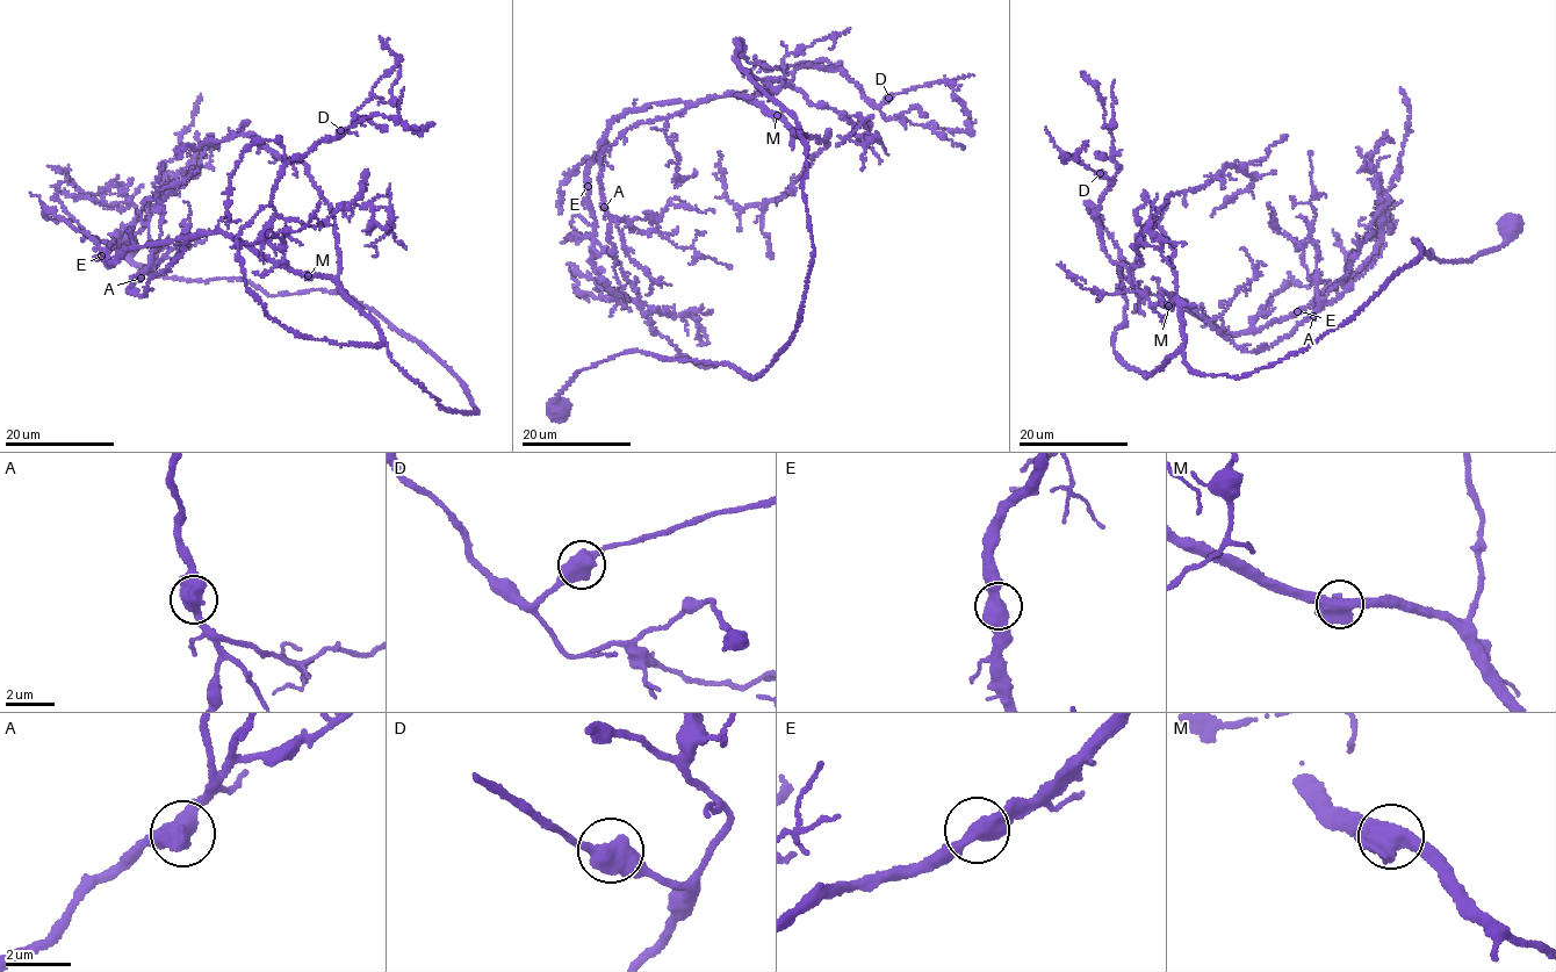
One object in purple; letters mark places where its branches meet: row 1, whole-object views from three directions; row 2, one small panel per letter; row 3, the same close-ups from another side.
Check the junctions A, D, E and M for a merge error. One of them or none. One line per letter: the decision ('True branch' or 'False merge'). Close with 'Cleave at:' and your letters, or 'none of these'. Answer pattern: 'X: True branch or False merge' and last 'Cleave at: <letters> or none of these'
A: True branch
D: True branch
E: True branch
M: True branch
Cleave at: none of these

